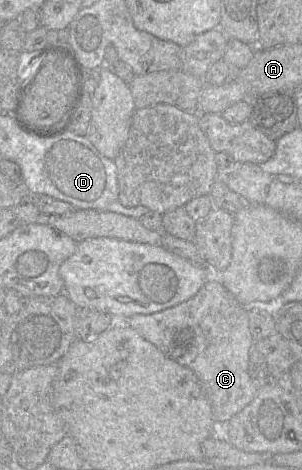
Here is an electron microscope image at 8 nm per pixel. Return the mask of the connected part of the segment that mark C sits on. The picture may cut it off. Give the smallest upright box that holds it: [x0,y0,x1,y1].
[129,276,258,425]

